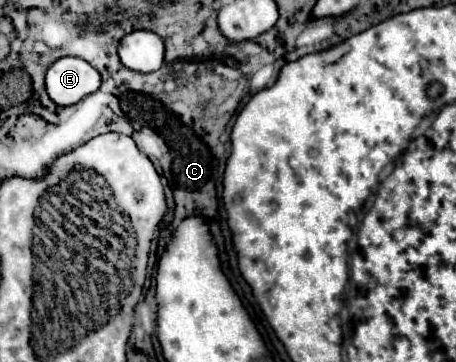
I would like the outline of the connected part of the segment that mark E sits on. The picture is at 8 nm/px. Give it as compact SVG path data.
M59 58L45 76L47 94L59 106L77 104L83 96L95 92L101 84L99 72L83 58Z

